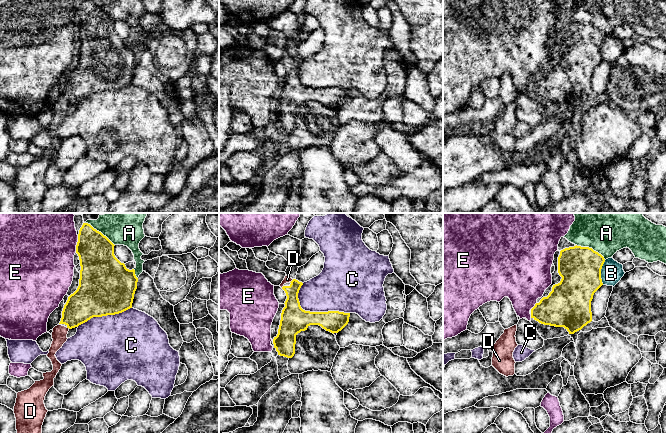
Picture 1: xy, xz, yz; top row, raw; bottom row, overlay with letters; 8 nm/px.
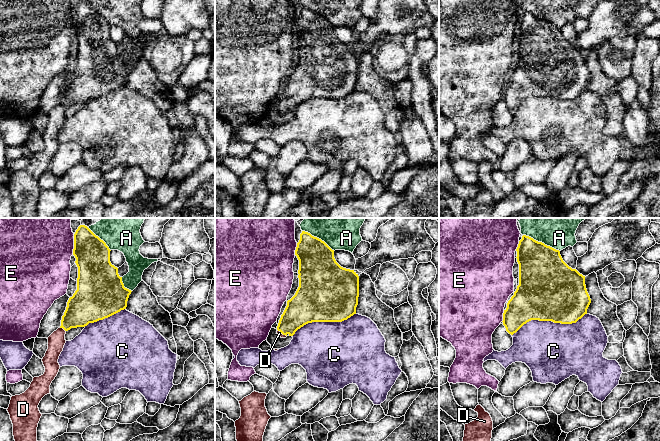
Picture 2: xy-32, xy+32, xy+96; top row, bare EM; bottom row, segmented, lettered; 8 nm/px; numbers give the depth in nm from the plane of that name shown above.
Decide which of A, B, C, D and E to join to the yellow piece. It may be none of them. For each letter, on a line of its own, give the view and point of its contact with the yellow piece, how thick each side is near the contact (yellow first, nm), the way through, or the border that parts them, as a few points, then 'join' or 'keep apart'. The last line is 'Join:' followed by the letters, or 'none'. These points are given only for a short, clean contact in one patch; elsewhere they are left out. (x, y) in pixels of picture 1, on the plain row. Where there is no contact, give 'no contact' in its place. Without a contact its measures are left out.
A: contact yz (591, 24); calibres 340 and 260 nm; keep apart
B: contact yz (600, 48); calibres 340 and 180 nm; keep apart
C: contact xz (315, 88); calibres 220 and 360 nm; keep apart
D: contact xz (291, 57); calibres 160 and 50 nm; way xz (292, 88), (291, 57), (287, 55); join
E: contact xy (77, 20); calibres 300 and 440 nm; keep apart
Join: D

